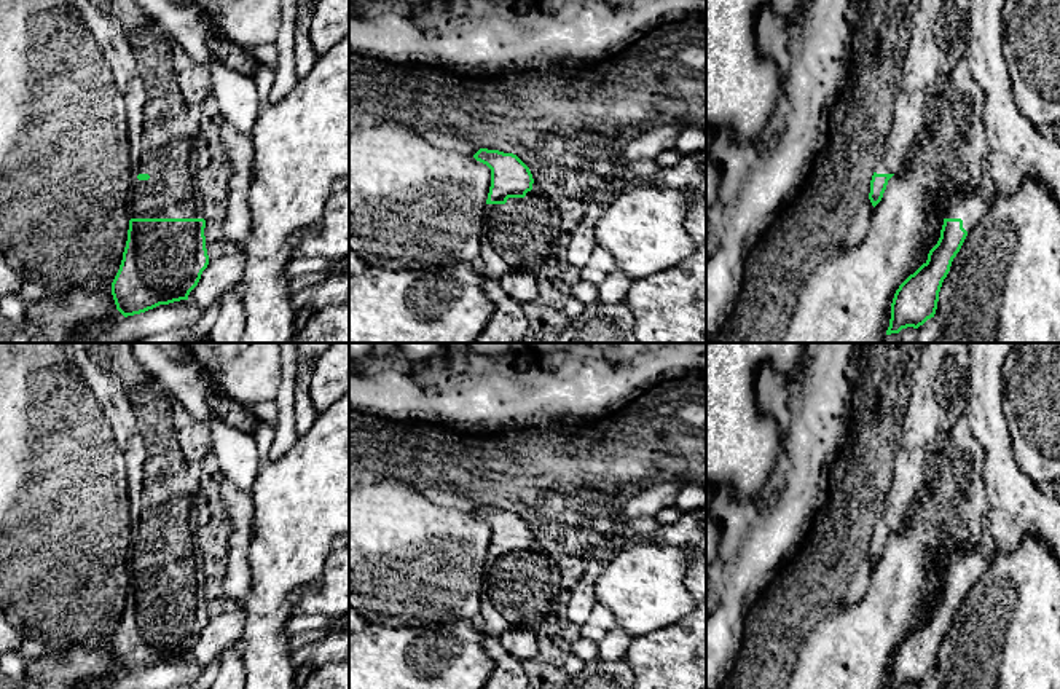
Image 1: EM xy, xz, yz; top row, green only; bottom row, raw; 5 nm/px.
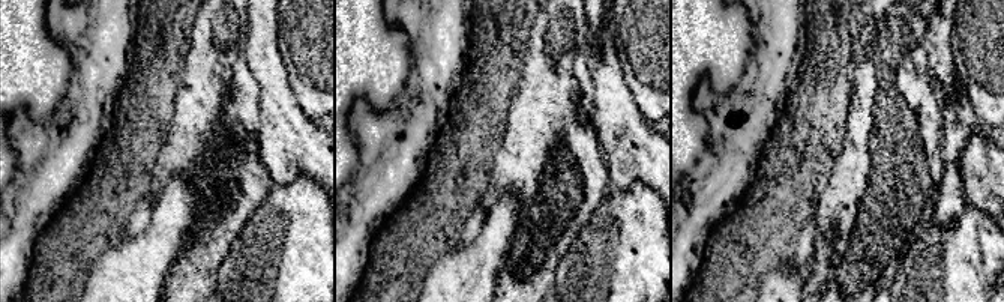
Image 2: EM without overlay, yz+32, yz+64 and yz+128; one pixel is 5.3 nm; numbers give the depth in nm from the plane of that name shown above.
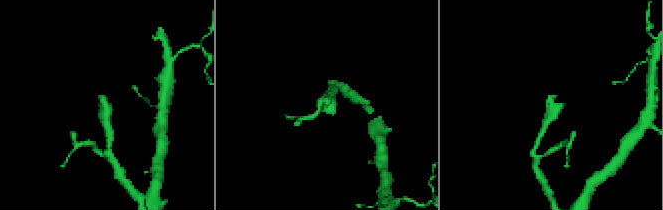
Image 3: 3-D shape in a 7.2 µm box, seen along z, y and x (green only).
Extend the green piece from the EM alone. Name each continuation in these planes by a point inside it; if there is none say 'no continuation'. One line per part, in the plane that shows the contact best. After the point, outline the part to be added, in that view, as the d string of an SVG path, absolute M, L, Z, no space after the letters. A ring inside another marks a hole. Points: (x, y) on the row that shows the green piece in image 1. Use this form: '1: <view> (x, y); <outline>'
1: xy (164, 88); M73 0L126 100L131 219L204 219L194 148L212 75L135 0Z

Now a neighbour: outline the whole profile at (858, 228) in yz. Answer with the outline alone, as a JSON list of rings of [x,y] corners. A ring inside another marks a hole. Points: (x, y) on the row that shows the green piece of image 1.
[[[870,199],[861,204],[848,226],[842,247],[853,249],[862,242],[870,226],[872,211],[874,206]]]

